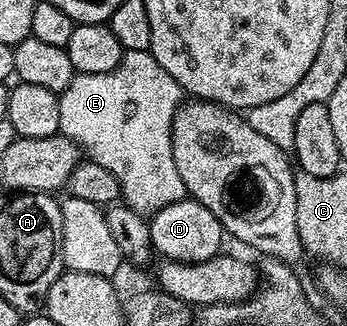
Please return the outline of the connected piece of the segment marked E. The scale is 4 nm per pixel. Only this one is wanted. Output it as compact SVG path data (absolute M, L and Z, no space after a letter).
M125 50L120 63L112 71L100 75L80 73L58 98L60 103L60 133L70 137L78 148L88 154L89 160L108 167L122 188L121 200L137 213L153 215L168 203L187 200L184 180L176 169L173 158L173 119L184 104L184 91L149 51Z

